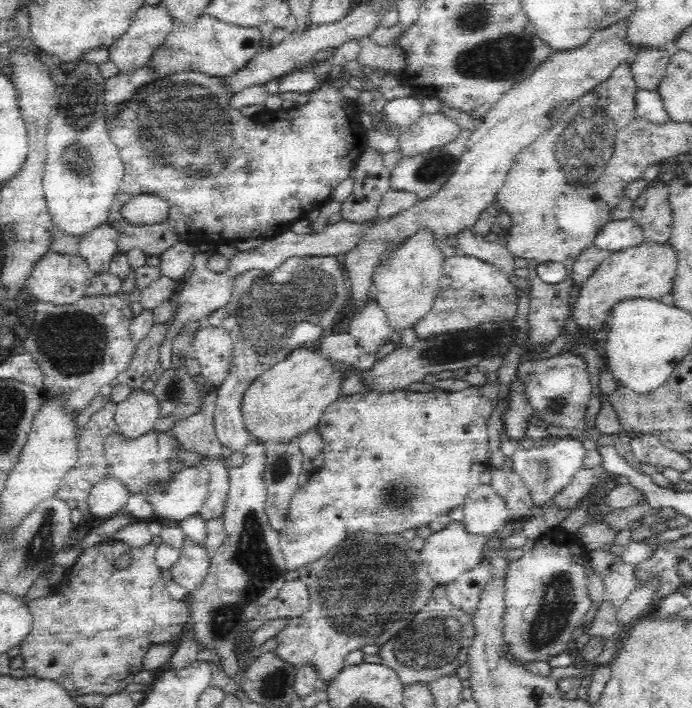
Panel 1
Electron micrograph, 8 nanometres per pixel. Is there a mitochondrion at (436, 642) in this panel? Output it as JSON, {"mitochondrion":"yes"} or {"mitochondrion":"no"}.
{"mitochondrion":"yes"}

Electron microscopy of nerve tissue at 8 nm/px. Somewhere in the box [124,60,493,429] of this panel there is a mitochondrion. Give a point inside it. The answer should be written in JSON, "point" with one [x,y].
{"point":[268,314]}

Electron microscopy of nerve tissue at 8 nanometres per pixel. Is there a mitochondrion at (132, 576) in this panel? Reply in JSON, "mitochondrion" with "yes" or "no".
{"mitochondrion":"no"}

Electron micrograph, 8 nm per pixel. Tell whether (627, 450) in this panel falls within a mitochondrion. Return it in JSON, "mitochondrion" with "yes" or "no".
{"mitochondrion":"no"}

